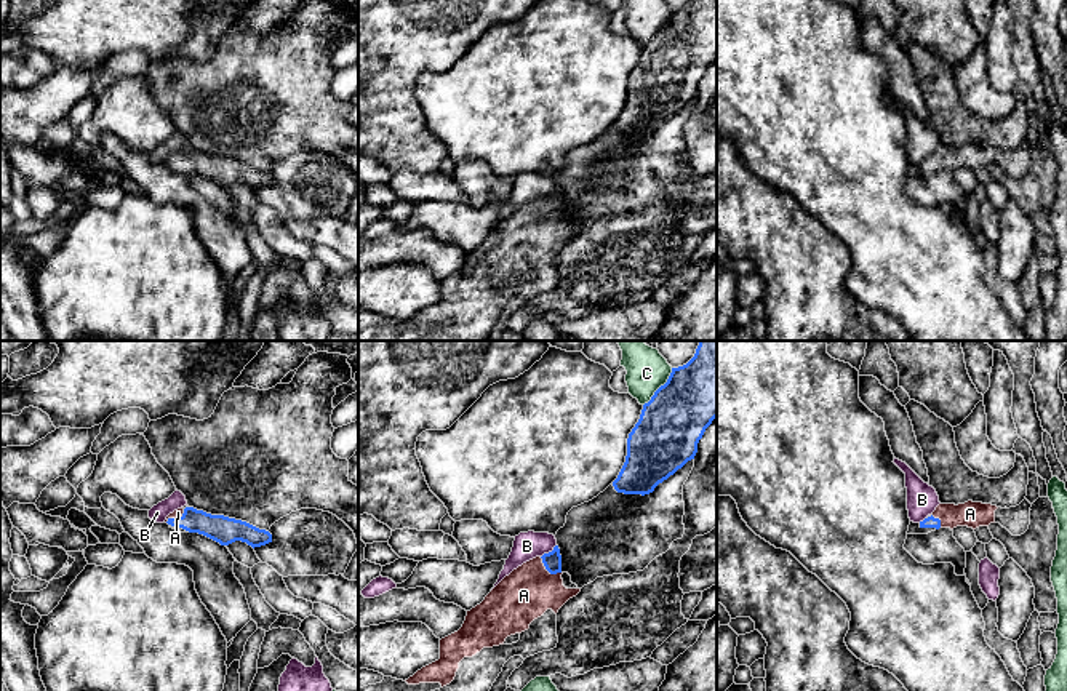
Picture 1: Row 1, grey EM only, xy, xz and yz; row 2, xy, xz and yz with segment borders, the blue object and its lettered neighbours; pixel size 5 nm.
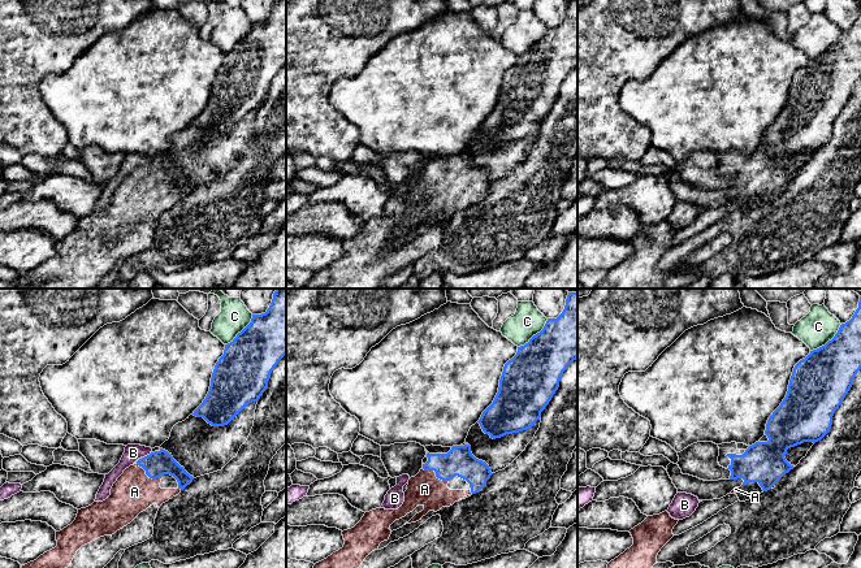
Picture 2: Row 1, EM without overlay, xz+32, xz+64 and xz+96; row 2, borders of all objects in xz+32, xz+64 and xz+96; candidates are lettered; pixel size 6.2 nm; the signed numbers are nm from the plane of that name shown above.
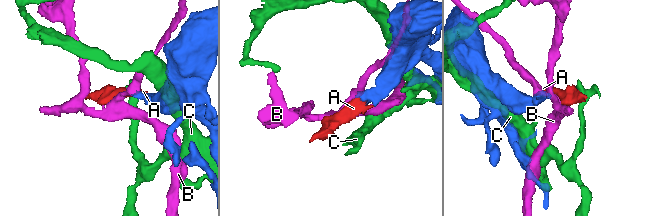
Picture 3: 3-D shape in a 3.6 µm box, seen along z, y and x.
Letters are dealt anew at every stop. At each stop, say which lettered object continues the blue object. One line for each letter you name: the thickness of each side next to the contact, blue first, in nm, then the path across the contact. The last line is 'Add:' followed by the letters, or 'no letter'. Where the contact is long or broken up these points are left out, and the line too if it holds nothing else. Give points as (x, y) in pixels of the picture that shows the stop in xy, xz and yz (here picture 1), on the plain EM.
A: calibres 90 and 260 nm; way xz (552, 202), (547, 211), (523, 237)
Add: A

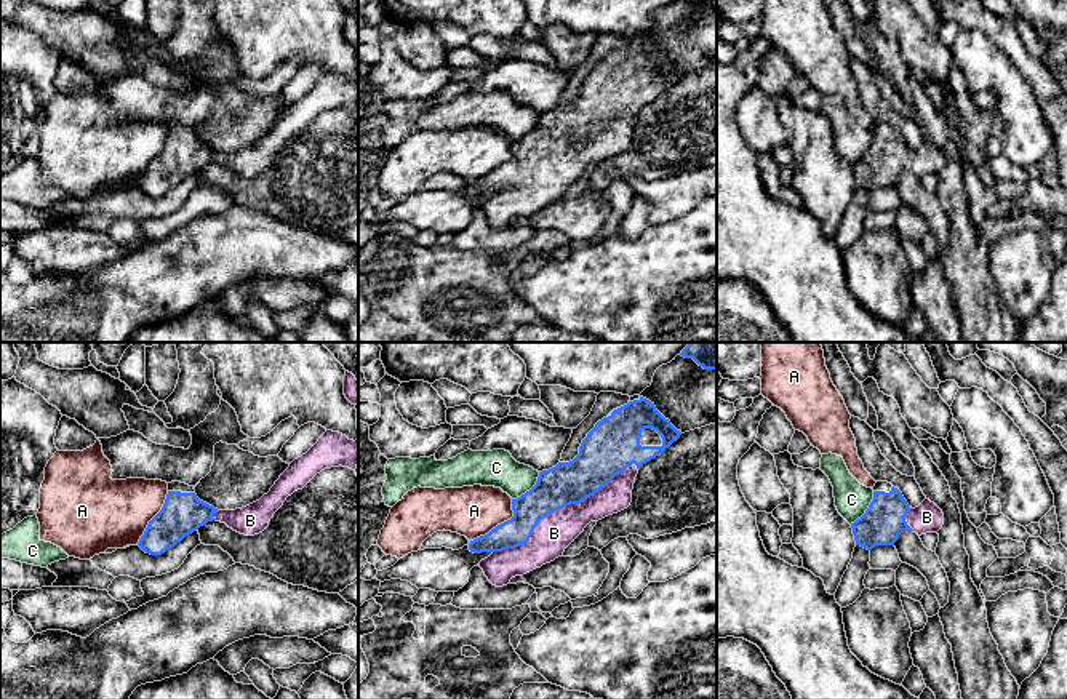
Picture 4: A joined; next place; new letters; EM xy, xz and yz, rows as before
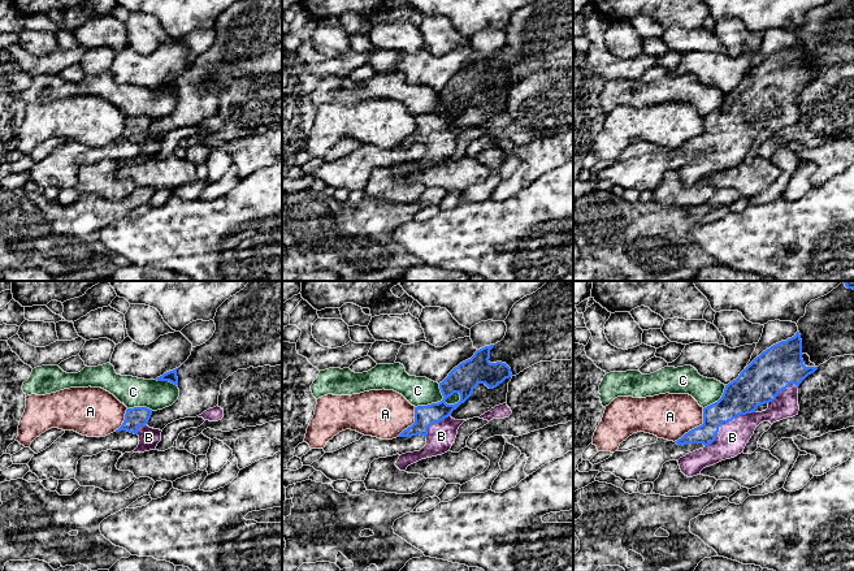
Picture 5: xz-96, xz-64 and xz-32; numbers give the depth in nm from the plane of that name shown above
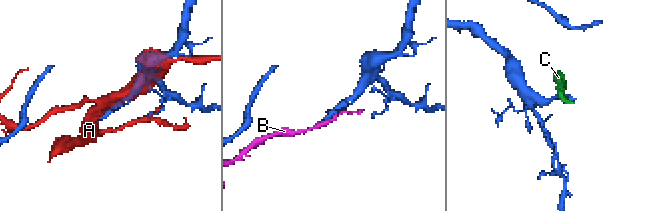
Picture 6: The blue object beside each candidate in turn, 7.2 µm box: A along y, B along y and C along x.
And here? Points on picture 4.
B: calibres 220 and 190 nm
Add: B

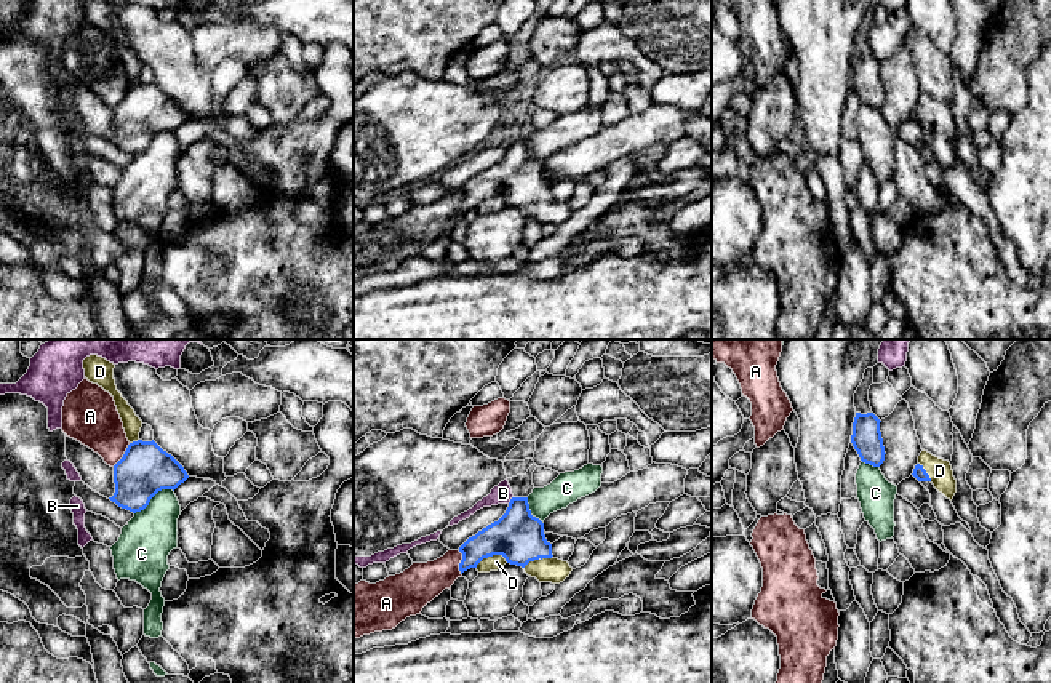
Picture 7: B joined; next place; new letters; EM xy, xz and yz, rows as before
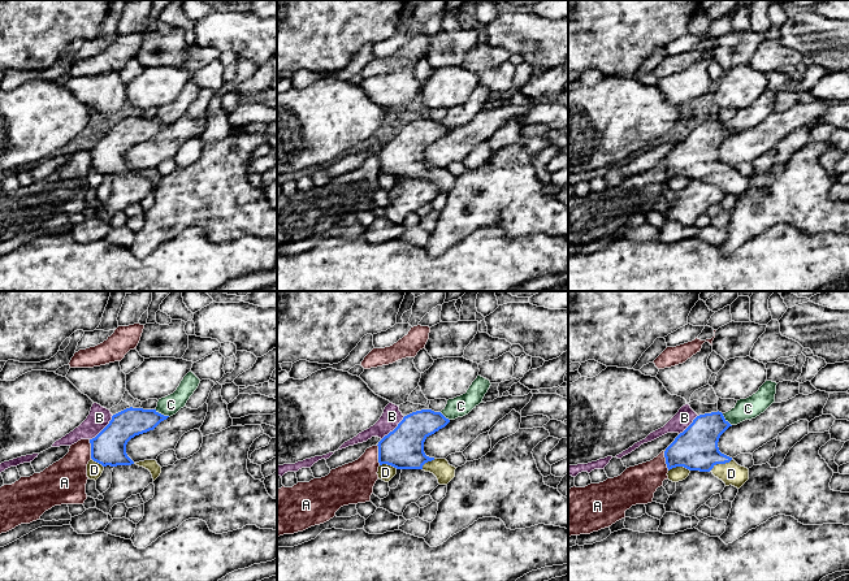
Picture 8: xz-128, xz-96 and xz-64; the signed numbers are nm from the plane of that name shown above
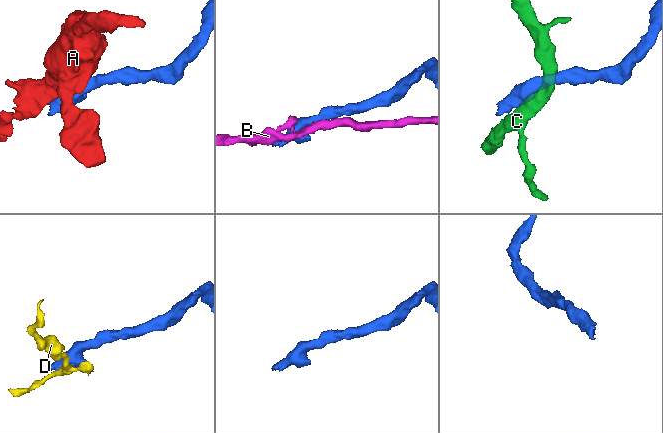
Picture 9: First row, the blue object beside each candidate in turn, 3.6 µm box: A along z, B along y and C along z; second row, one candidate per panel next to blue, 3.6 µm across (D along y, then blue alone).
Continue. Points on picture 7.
D: calibres 260 and 80 nm
Add: D

